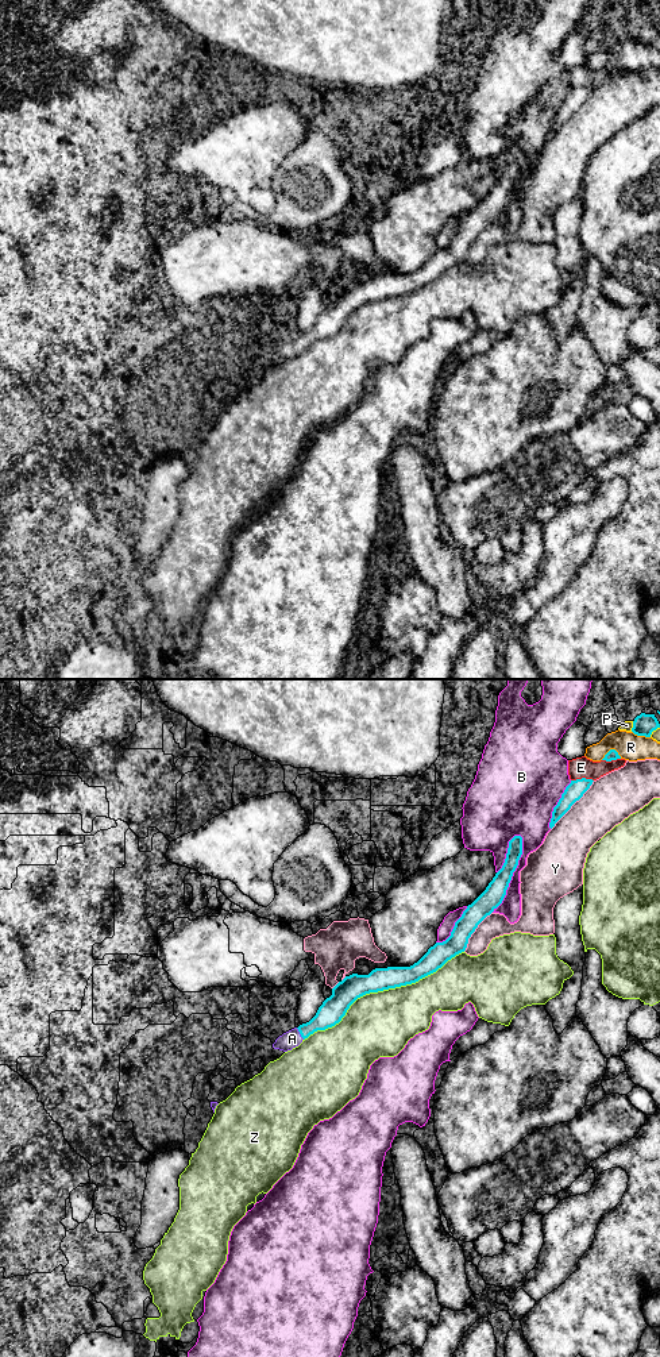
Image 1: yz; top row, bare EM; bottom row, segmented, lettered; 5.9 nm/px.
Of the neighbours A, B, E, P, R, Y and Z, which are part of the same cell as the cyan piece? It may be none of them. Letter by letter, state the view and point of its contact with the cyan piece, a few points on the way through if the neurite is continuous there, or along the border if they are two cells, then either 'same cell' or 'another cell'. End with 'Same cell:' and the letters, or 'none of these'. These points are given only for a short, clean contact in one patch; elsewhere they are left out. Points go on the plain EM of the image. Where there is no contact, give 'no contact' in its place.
A: meets cyan in yz at (300, 342); runs through yz (334, 317), (321, 330), (300, 342), (292, 347); same cell
B: meets cyan in yz at (512, 182); another cell
E: meets cyan in yz at (582, 87); another cell
P: meets cyan in yz at (633, 35); another cell
R: meets cyan in yz at (610, 58); border along yz (621, 65), (614, 58), (610, 58), (601, 68); another cell
Y: meets cyan in yz at (572, 112); another cell
Z: meets cyan in yz at (381, 299); another cell
Same cell: A

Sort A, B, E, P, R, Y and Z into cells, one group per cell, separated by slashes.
A / B / E / P / R / Y / Z

